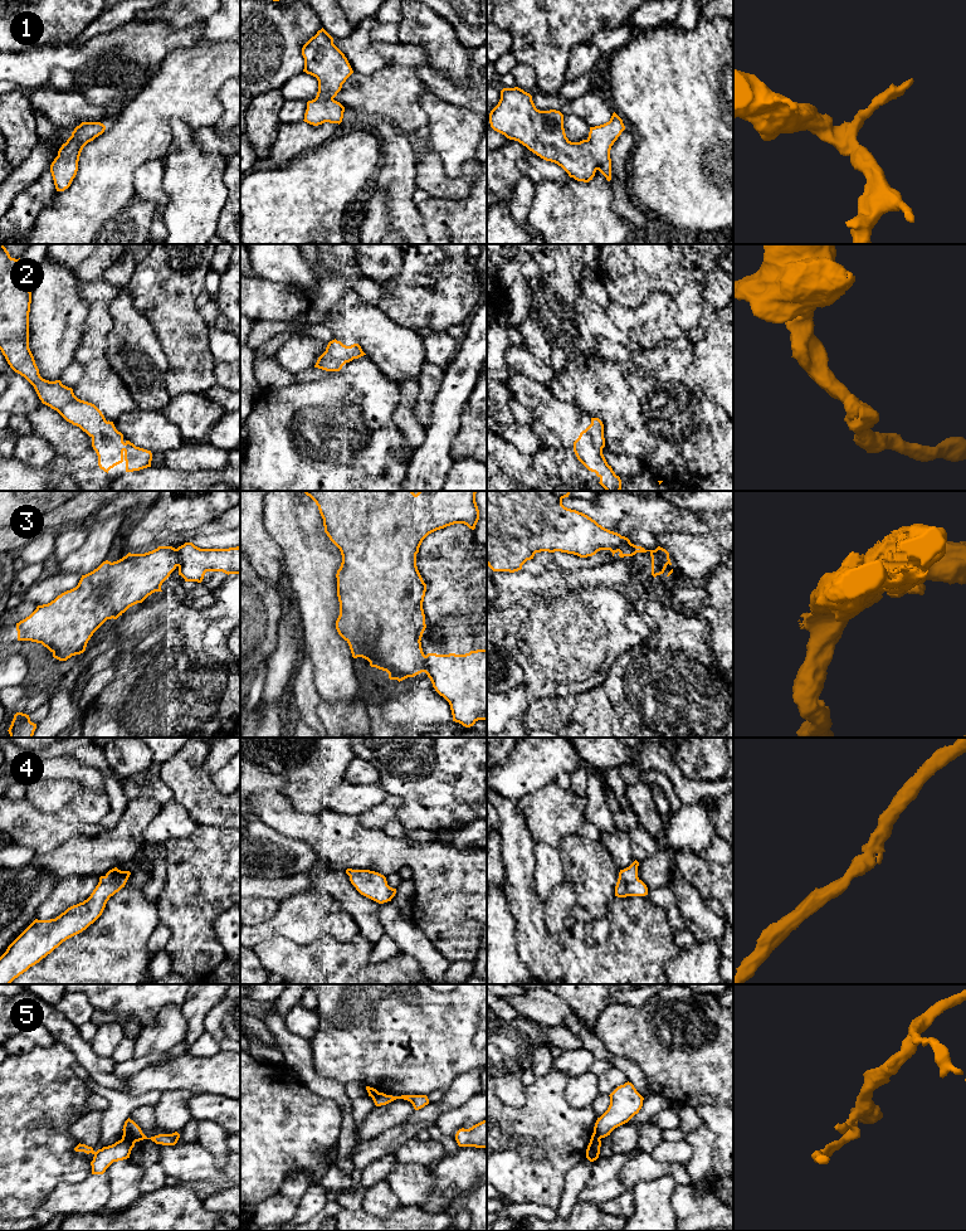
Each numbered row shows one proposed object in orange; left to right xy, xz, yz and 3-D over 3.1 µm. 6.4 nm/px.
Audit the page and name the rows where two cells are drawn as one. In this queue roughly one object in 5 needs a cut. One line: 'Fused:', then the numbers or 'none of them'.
Fused: 3, 5

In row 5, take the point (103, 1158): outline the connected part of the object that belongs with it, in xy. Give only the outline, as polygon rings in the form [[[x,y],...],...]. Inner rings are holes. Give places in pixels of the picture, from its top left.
[[[123,1134],[121,1140],[112,1145],[103,1147],[97,1152],[94,1152],[92,1147],[80,1143],[74,1148],[74,1150],[84,1152],[87,1154],[92,1153],[94,1155],[91,1162],[92,1174],[103,1174],[113,1162],[130,1158],[135,1143],[133,1139]]]

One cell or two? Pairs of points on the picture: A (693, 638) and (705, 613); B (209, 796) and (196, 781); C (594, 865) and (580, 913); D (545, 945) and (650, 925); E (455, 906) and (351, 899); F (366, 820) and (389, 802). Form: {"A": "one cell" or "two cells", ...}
{"A": "two cells", "B": "one cell", "C": "one cell", "D": "one cell", "E": "two cells", "F": "one cell"}

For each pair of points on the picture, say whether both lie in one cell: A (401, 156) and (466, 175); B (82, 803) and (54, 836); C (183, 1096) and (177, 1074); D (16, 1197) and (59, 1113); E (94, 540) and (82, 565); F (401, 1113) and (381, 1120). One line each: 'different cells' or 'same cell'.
A: different cells
B: different cells
C: different cells
D: same cell
E: same cell
F: same cell

